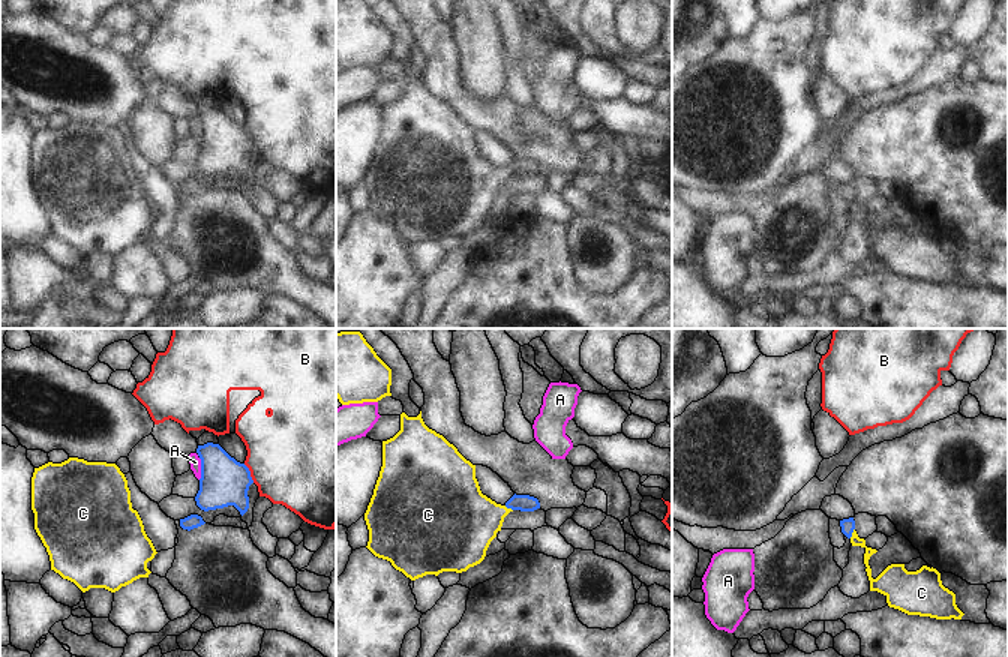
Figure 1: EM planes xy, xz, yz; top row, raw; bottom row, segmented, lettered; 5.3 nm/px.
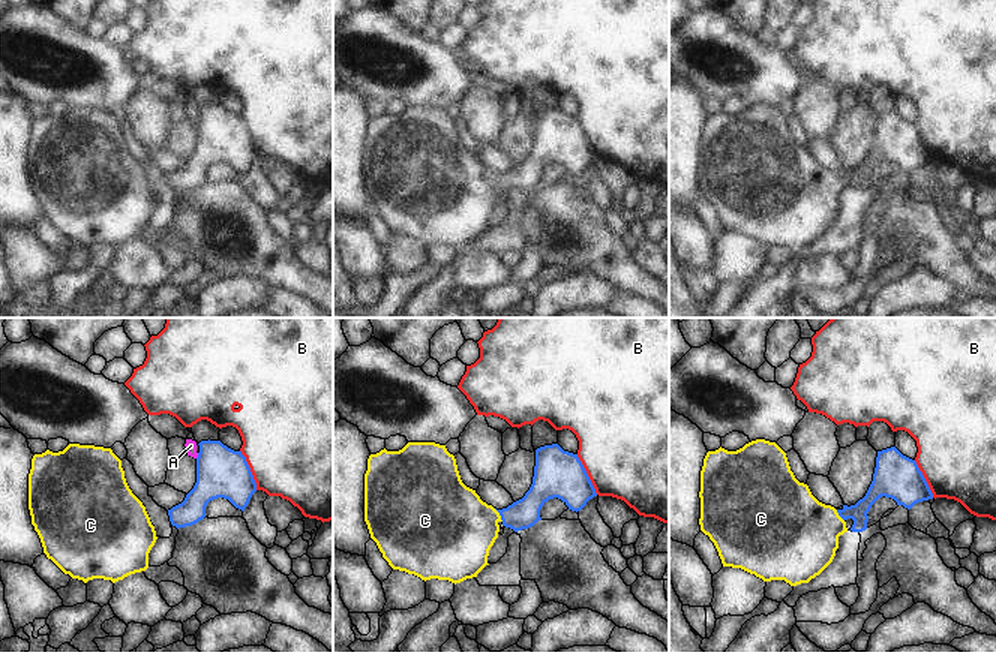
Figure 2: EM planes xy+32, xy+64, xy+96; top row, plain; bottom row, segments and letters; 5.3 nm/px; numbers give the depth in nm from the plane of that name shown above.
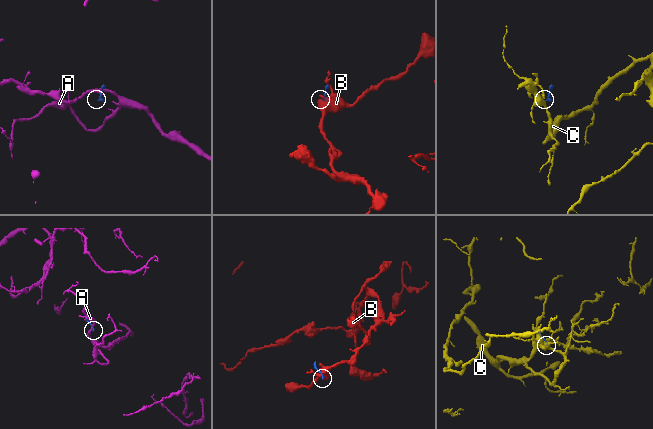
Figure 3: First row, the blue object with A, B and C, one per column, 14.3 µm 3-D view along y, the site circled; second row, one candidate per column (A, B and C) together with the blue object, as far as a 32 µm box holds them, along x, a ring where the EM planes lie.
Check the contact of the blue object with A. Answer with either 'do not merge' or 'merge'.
do not merge

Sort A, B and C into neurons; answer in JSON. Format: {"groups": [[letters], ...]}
{"groups": [["A"], ["B"], ["C"]]}

